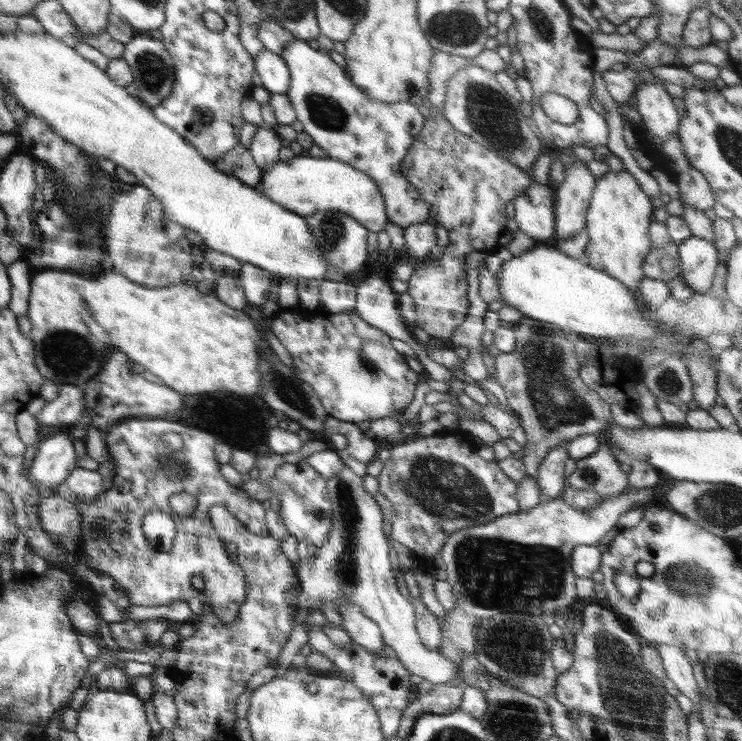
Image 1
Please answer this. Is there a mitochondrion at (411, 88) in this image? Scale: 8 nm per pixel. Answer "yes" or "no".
yes

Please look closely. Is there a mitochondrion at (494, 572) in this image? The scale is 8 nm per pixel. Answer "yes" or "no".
yes

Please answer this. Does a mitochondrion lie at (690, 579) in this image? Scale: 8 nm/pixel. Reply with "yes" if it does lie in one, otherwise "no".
yes

